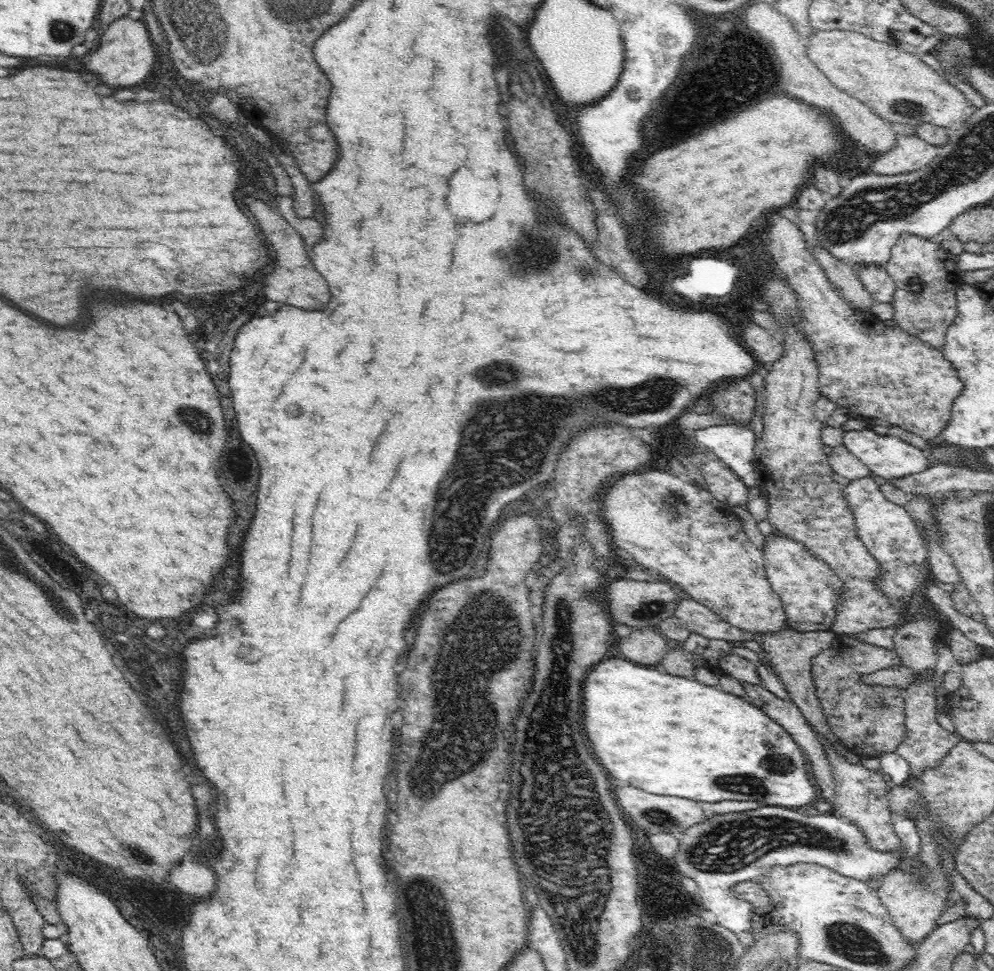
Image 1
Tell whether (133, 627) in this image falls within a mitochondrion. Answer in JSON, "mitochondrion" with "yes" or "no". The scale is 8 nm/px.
{"mitochondrion":"yes"}

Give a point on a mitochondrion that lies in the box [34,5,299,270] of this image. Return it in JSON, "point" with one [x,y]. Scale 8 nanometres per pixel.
{"point":[67,34]}

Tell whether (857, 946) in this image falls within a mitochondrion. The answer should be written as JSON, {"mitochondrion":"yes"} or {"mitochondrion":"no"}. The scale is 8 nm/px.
{"mitochondrion":"yes"}

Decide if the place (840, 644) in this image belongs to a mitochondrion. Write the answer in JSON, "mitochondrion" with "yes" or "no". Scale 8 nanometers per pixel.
{"mitochondrion":"no"}

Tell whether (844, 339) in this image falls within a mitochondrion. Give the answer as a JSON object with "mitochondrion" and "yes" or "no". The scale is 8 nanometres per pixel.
{"mitochondrion":"no"}

